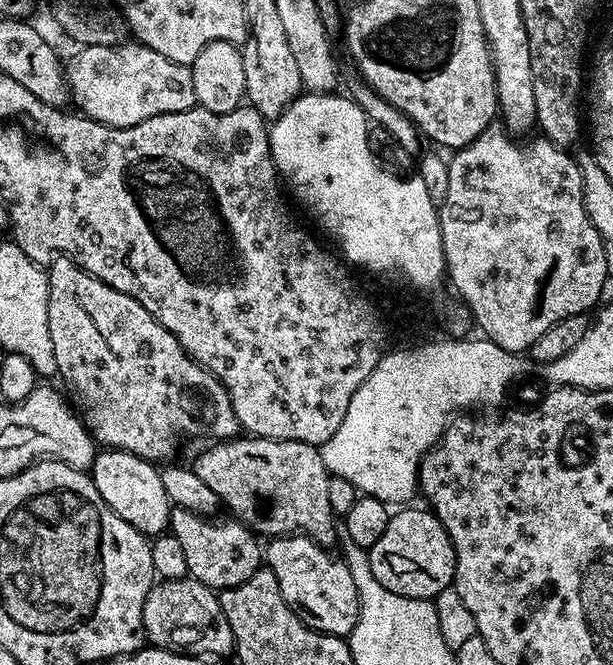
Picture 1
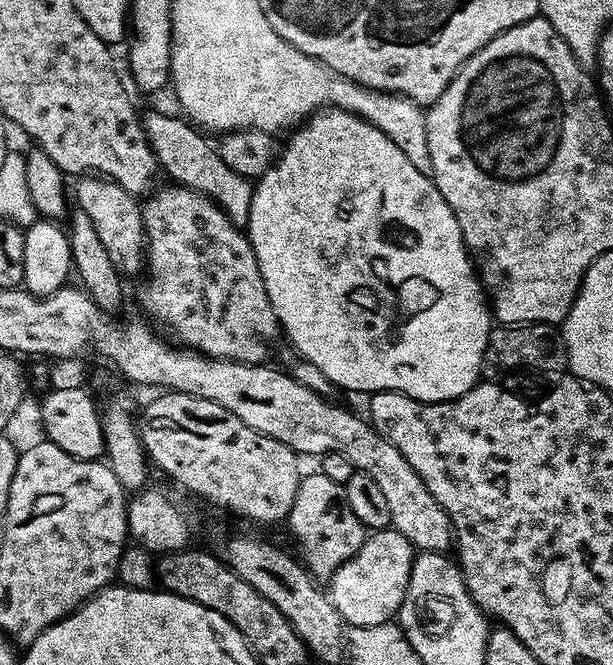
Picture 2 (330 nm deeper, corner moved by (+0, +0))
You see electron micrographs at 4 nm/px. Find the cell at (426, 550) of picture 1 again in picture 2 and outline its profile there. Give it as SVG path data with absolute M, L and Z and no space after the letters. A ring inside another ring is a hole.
M394 527L381 528L365 535L362 546L349 560L342 562L338 570L327 581L326 591L338 614L345 625L352 628L365 628L366 626L382 626L397 619L402 602L406 598L406 586L410 586L410 570L416 561L416 552L412 544Z

